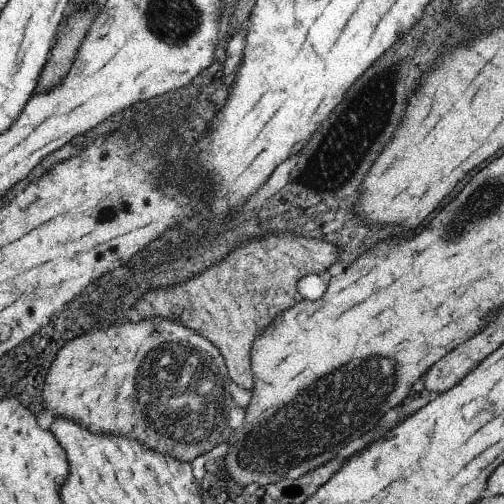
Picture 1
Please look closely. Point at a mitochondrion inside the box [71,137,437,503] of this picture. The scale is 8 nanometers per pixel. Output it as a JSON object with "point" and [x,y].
{"point":[340,403]}

